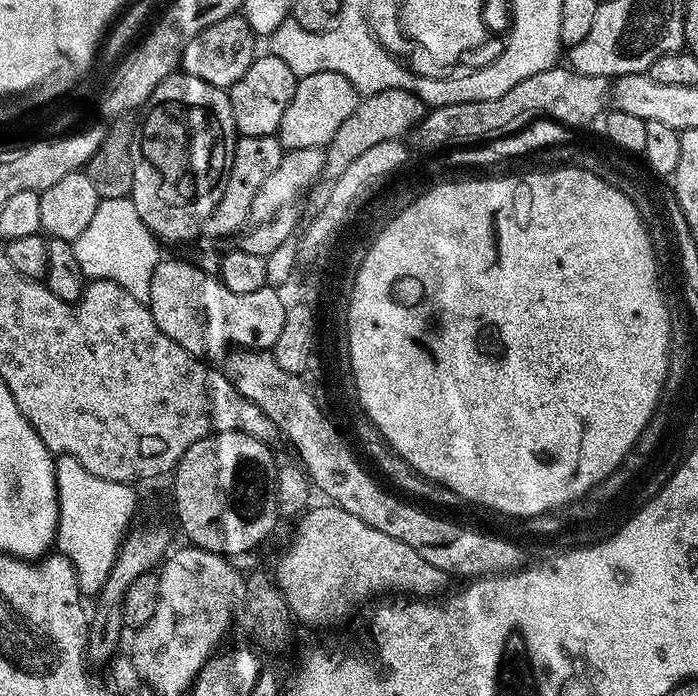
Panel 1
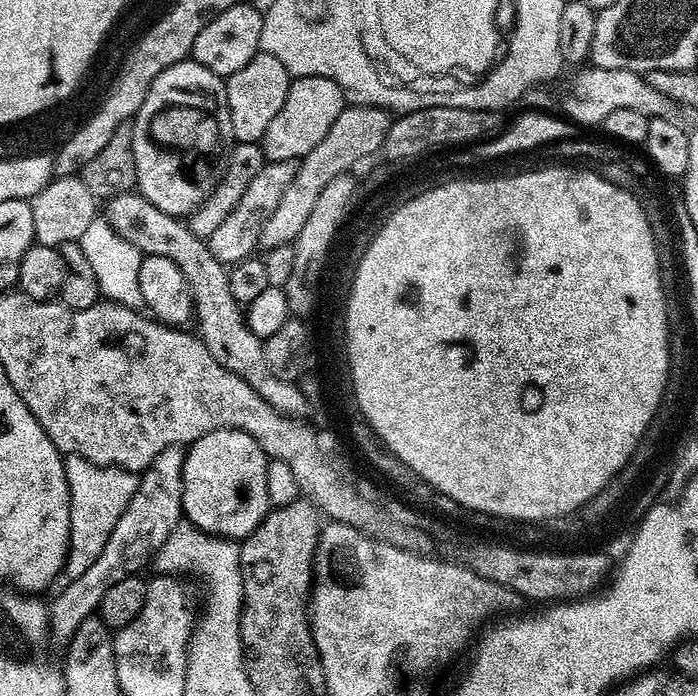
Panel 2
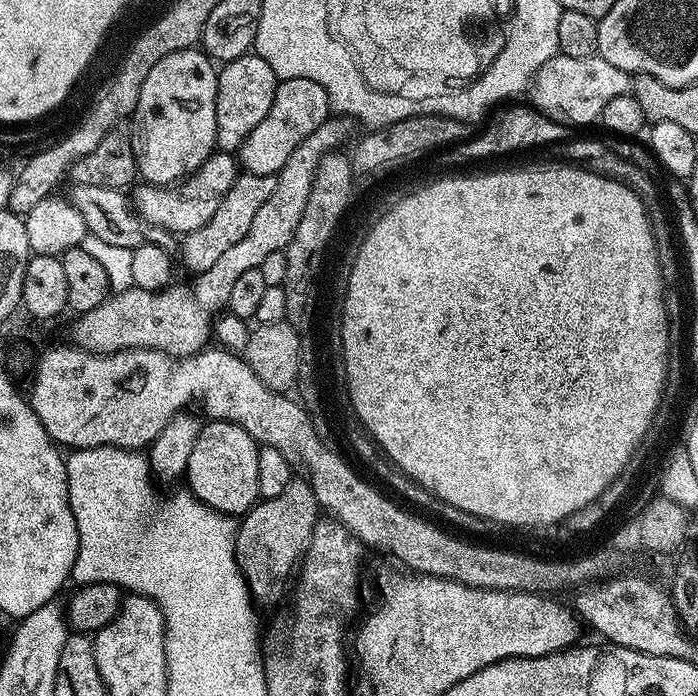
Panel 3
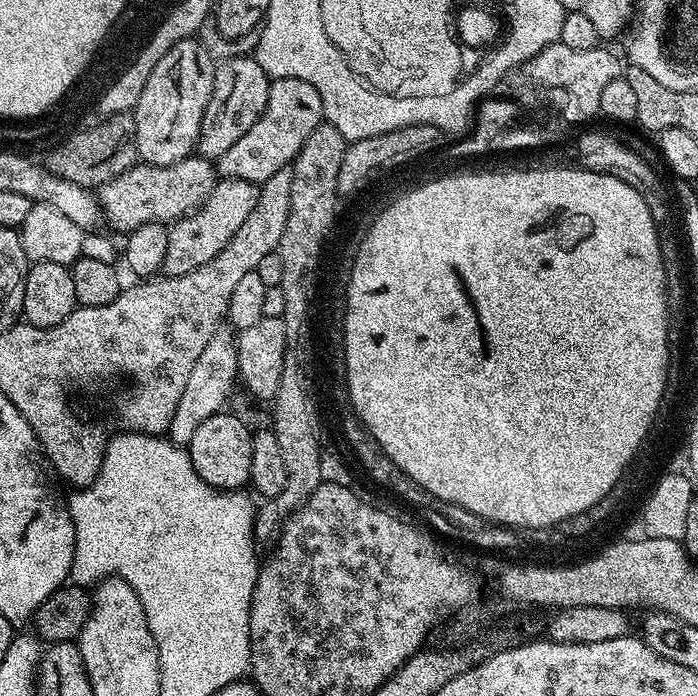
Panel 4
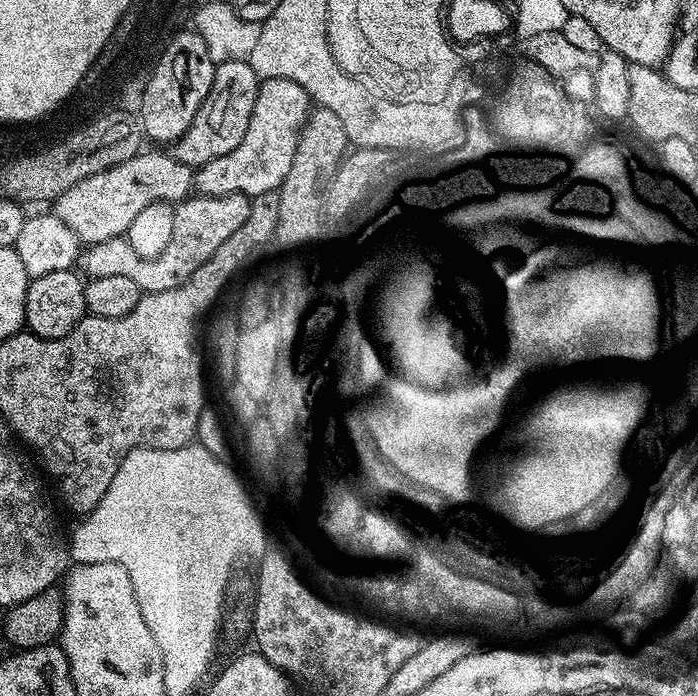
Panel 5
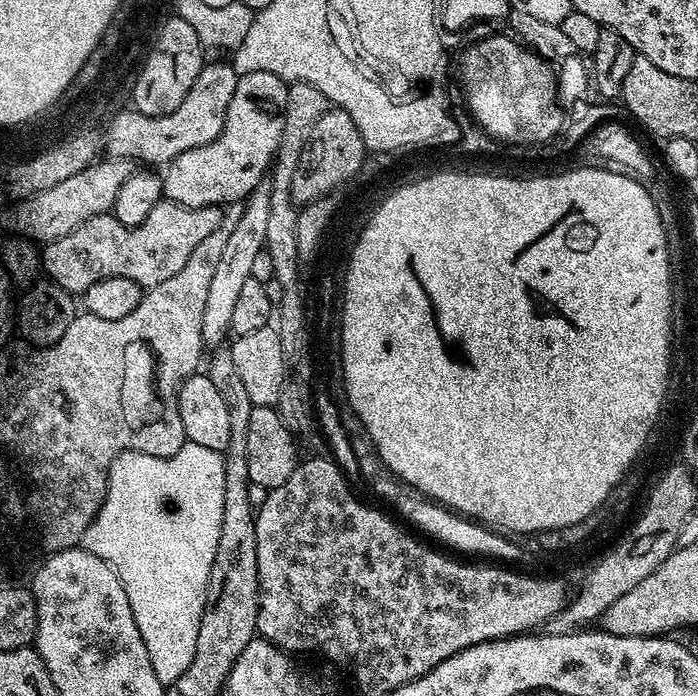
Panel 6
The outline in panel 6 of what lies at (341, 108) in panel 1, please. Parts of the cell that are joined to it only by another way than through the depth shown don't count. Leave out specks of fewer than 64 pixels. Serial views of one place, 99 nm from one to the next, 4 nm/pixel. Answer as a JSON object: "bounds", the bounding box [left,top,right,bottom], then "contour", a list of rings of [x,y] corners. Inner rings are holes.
{"bounds":[163,70,289,210],"contour":[[[266,70],[243,73],[236,81],[222,134],[206,146],[178,154],[178,158],[163,169],[164,196],[178,202],[185,210],[212,208],[215,204],[239,205],[247,201],[265,183],[276,159],[282,142],[289,85],[289,81]]]}

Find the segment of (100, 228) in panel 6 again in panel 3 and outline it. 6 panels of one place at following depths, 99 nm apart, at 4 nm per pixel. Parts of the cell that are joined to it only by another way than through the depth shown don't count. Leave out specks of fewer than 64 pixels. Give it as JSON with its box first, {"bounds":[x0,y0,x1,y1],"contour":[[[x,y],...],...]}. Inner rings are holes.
{"bounds":[178,172,276,274],"contour":[[[244,172],[236,179],[234,186],[230,186],[230,194],[222,198],[218,214],[214,214],[214,218],[210,218],[206,226],[187,233],[179,241],[178,252],[184,255],[184,262],[193,271],[192,273],[199,274],[210,270],[210,266],[214,266],[214,262],[218,262],[218,258],[222,258],[222,254],[230,250],[230,246],[242,242],[246,230],[250,230],[250,225],[254,223],[254,214],[258,214],[259,208],[264,205],[266,198],[270,198],[270,194],[274,194],[275,189],[276,176],[255,176]]]}

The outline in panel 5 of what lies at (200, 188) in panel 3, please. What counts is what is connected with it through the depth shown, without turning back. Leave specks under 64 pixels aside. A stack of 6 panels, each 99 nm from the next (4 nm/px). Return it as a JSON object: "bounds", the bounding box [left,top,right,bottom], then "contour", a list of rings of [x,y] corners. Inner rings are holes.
{"bounds":[54,151,194,245],"contour":[[[156,151],[160,152],[135,152],[124,162],[118,162],[98,174],[90,174],[90,178],[82,178],[82,182],[74,182],[74,186],[56,197],[54,214],[74,232],[81,245],[123,237],[138,210],[155,200],[179,202],[193,191],[194,169],[178,162],[171,151]]]}

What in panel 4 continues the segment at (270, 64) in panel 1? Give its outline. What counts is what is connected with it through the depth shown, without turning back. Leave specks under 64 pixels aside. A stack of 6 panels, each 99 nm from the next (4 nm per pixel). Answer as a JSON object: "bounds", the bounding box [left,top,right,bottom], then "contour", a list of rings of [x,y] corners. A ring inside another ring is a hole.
{"bounds":[196,55,269,162],"contour":[[[241,55],[232,56],[229,60],[219,61],[216,64],[210,102],[206,106],[206,114],[202,114],[200,141],[196,143],[196,152],[213,162],[219,161],[220,156],[226,154],[226,150],[230,150],[230,146],[234,146],[234,142],[238,142],[238,138],[242,138],[242,134],[246,134],[246,130],[250,130],[250,126],[254,126],[254,122],[258,122],[258,118],[266,110],[269,74],[266,70],[262,70],[262,66],[258,66],[255,55]]]}

